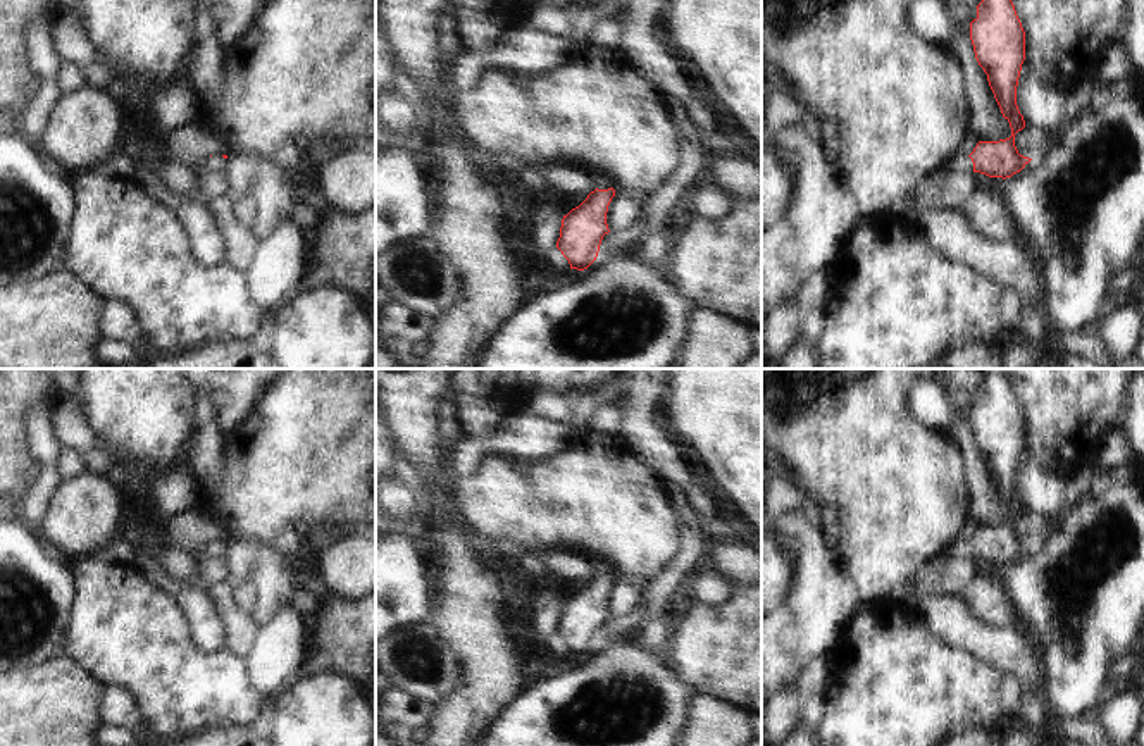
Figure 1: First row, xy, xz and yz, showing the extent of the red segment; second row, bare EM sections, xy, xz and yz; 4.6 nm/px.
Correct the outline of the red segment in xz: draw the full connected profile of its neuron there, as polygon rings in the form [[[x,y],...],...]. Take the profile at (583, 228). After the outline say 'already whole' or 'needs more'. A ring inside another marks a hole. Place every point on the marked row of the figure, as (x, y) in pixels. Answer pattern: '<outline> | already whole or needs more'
[[[593,176],[596,190],[575,208],[562,219],[560,238],[556,248],[569,260],[570,269],[584,270],[598,257],[605,234],[610,233],[606,212],[615,190],[610,181]]] | needs more

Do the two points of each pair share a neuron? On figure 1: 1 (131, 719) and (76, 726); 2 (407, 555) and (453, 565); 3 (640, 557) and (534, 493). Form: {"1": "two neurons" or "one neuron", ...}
{"1": "two neurons", "2": "two neurons", "3": "one neuron"}

